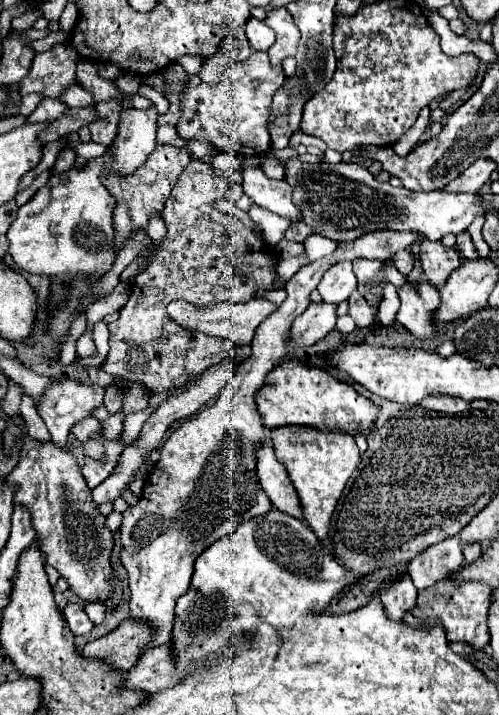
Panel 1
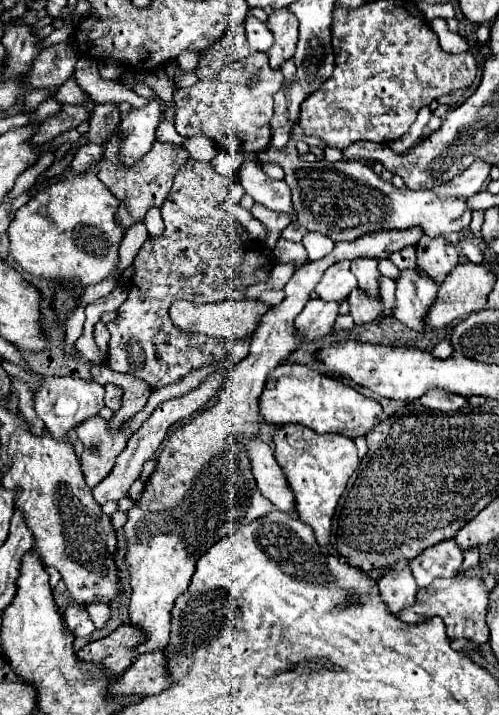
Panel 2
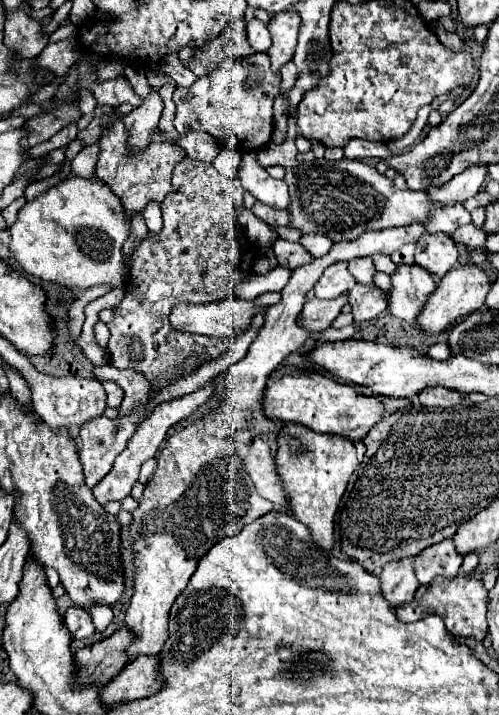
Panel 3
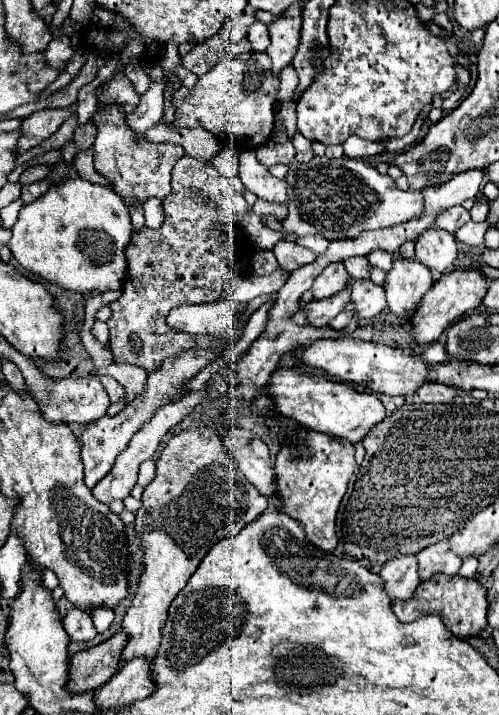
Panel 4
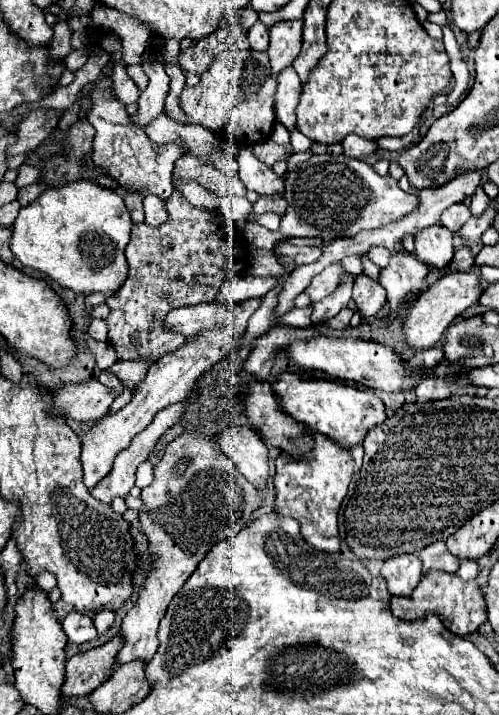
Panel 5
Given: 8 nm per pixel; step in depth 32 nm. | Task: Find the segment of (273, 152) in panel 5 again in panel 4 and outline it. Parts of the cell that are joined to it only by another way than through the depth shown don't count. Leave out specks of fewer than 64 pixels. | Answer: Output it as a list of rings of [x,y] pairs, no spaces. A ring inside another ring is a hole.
[[[286,66],[280,72],[280,88],[278,88],[278,116],[288,130],[288,142],[269,143],[255,148],[256,157],[268,168],[278,164],[290,166],[286,184],[288,184],[288,218],[282,222],[284,234],[296,236],[324,236],[326,240],[344,240],[356,238],[362,230],[376,230],[392,224],[400,224],[422,212],[422,194],[416,190],[400,190],[396,182],[386,174],[378,174],[374,166],[352,160],[352,158],[328,158],[314,156],[310,162],[298,164],[295,161],[296,149],[292,144],[292,136],[298,131],[296,115],[296,86],[298,76],[294,66]]]

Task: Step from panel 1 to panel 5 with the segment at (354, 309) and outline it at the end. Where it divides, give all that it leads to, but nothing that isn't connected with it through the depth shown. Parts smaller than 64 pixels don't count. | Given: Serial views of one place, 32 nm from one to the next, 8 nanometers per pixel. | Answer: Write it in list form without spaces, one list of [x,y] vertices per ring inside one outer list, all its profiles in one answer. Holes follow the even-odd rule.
[[[360,274],[354,280],[354,294],[352,298],[356,300],[360,312],[364,314],[364,318],[376,316],[384,304],[386,304],[386,294],[384,294],[384,286],[380,286],[378,280]]]

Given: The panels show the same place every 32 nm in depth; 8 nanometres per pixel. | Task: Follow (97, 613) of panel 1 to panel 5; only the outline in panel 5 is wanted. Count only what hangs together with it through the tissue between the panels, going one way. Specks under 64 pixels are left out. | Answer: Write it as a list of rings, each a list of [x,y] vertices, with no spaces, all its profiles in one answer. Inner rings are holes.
[[[102,610],[94,616],[94,626],[98,628],[98,634],[104,634],[112,624],[114,624],[114,612],[108,612],[108,610]]]

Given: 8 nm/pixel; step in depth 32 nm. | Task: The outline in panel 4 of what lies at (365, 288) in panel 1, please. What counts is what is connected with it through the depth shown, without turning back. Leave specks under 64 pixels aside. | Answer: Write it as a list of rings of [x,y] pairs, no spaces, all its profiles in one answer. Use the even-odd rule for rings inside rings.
[[[362,256],[346,258],[344,266],[352,278],[368,278],[368,260]]]

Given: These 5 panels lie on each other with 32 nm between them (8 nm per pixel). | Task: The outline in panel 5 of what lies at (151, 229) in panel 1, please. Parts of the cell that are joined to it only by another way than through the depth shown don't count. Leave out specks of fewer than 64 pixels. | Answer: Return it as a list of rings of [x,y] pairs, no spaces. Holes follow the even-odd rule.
[[[154,194],[144,198],[144,212],[146,212],[146,222],[150,226],[160,226],[162,222],[168,220],[168,210],[166,210],[164,200],[156,198]]]

